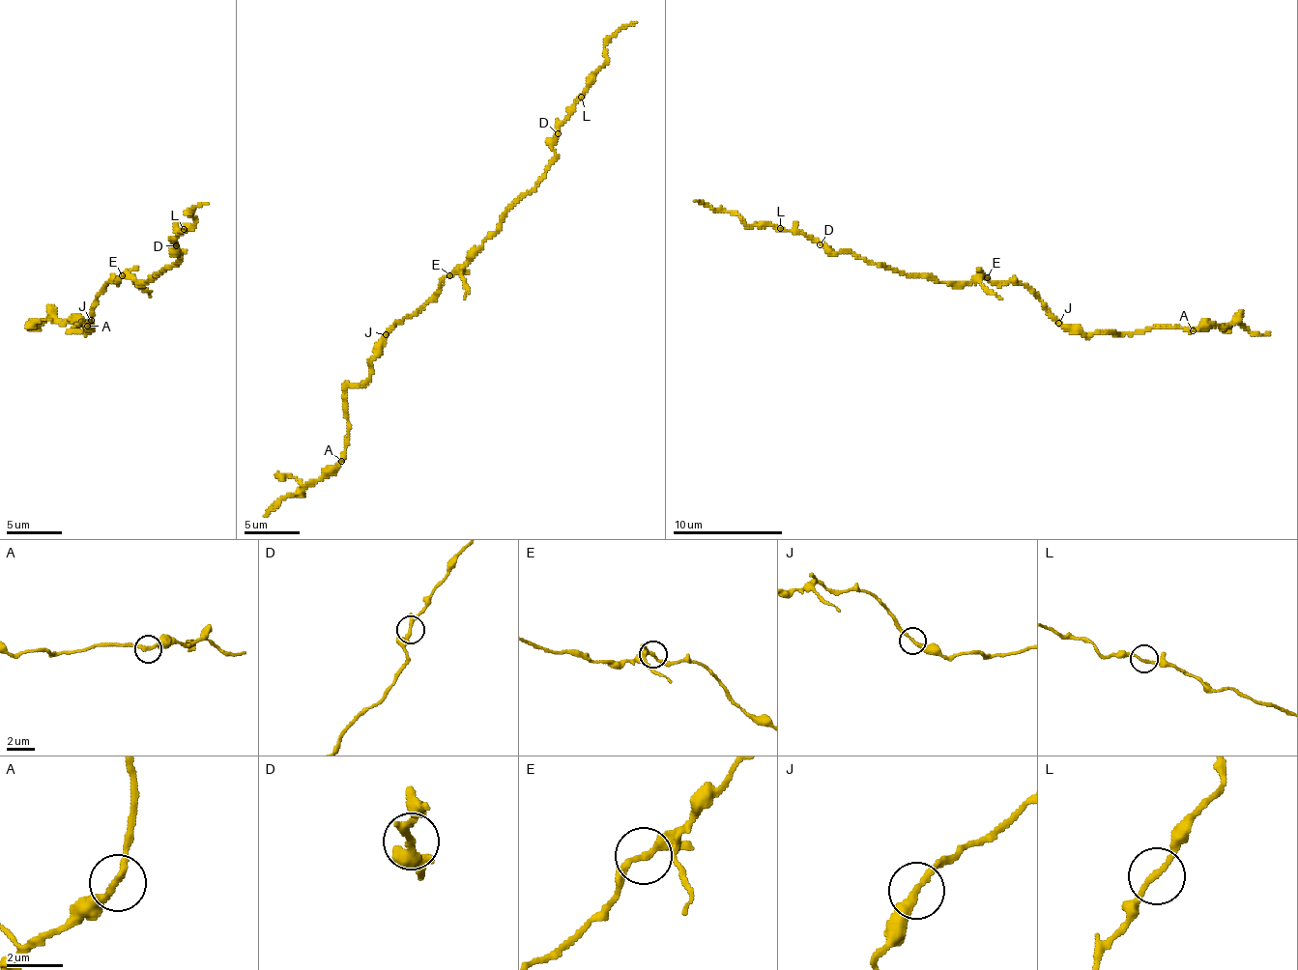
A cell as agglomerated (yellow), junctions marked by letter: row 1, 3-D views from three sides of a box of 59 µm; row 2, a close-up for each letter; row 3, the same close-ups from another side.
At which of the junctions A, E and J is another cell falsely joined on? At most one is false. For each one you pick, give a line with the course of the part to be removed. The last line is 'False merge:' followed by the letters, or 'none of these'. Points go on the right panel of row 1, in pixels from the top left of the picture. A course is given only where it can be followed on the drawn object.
E: foreign part runs (988, 276), (935, 282), (841, 252), (828, 252), (801, 233), (741, 220), (694, 201)
False merge: E

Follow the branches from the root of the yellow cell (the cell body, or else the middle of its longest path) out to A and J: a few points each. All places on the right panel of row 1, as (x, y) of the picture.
A: (985, 276), (992, 281), (1018, 281), (1064, 325), (1085, 333), (1143, 333), (1151, 328), (1193, 330)
J: (985, 276), (992, 281), (1018, 281), (1042, 300), (1042, 306), (1058, 323)

